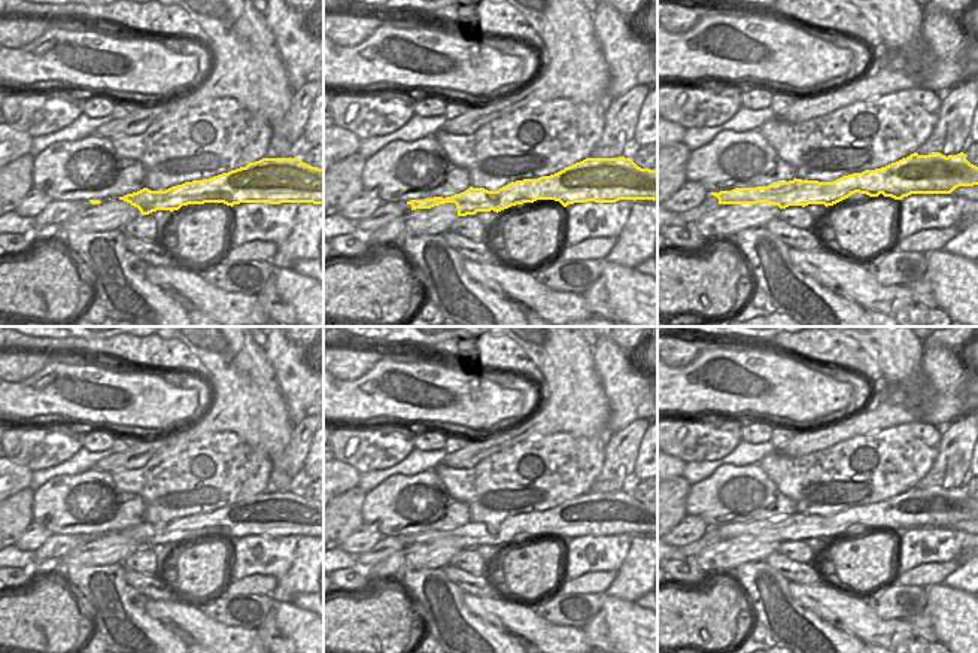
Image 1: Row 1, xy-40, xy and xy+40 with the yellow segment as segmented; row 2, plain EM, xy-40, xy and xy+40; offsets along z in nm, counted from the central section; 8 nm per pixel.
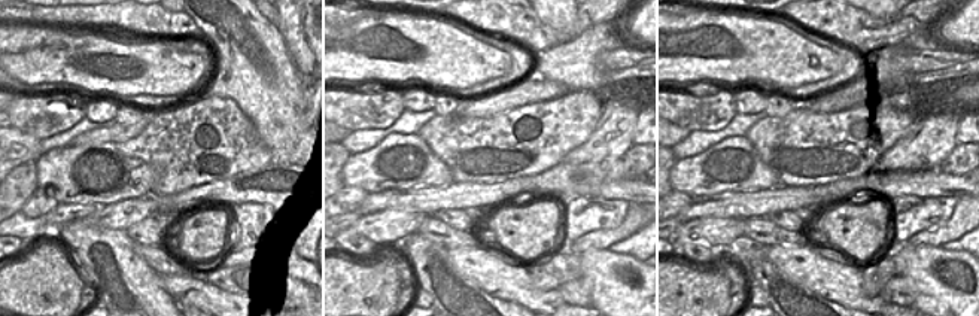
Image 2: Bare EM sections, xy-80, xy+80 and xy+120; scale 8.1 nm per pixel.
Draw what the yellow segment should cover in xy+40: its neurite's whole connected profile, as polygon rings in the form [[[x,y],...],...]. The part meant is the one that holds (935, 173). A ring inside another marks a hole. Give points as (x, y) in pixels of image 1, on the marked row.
[[[911,154],[896,163],[875,170],[842,176],[833,182],[793,179],[768,186],[735,188],[711,192],[719,204],[766,203],[786,209],[789,206],[824,204],[833,206],[851,194],[869,197],[892,197],[902,200],[911,194],[951,194],[959,186],[978,185],[978,167],[957,155]]]

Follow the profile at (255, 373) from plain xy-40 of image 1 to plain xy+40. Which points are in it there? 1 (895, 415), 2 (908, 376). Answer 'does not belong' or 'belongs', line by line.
1: belongs
2: belongs

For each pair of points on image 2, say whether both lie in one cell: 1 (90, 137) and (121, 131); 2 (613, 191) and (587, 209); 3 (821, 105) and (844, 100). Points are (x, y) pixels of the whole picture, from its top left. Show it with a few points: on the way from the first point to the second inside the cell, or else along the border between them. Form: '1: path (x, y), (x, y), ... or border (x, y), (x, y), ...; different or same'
1: path (97, 136), (113, 134); same
2: border (596, 196), (626, 200), (629, 203); different
3: path (827, 105), (838, 102); same

